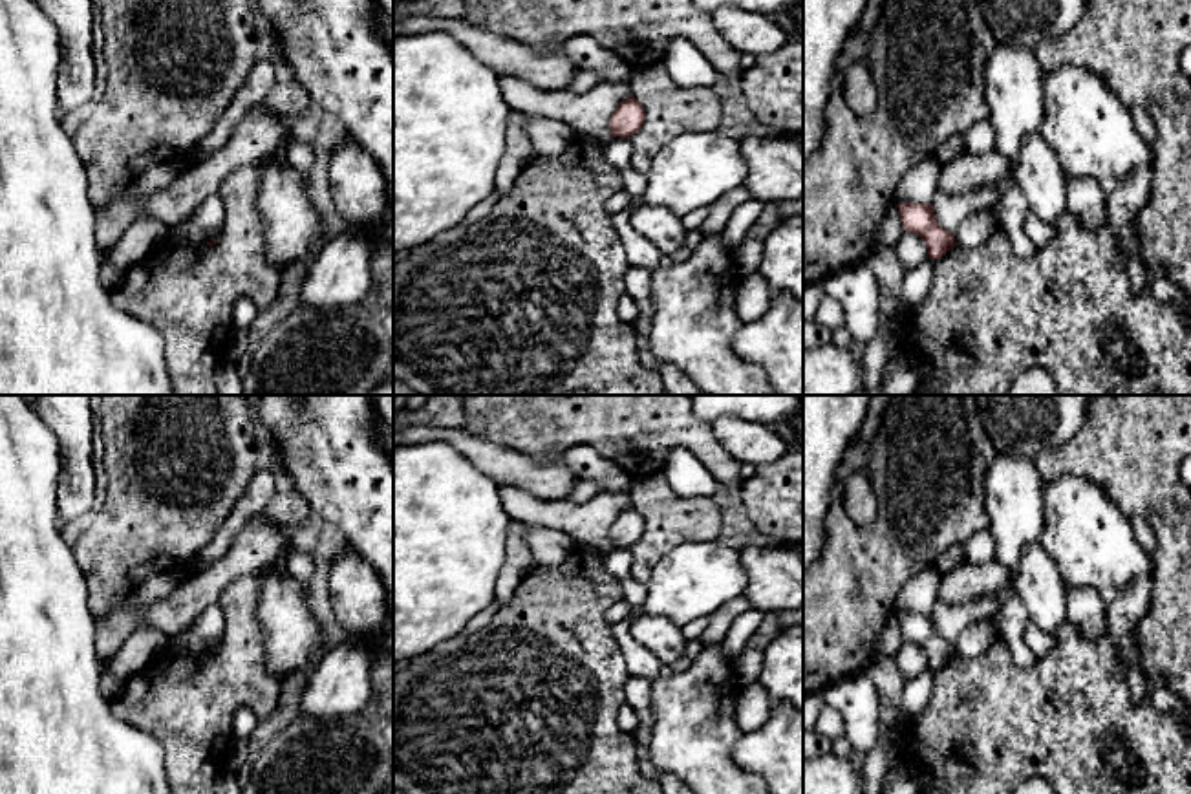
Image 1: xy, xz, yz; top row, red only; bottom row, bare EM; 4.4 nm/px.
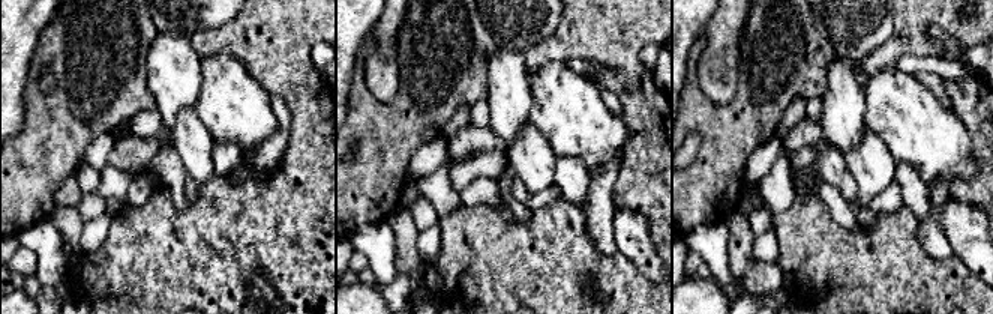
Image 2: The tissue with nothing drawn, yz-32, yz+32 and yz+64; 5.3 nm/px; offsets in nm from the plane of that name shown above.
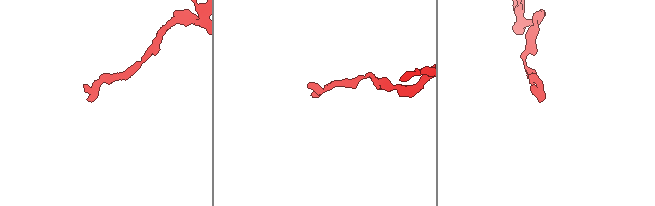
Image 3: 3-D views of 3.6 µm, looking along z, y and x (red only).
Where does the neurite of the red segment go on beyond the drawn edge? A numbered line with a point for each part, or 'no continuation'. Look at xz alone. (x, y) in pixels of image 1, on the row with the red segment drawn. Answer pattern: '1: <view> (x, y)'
no continuation

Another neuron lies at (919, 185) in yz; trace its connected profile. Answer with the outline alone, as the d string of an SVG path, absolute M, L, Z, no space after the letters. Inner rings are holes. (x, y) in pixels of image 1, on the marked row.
M931 156L911 166L895 190L895 205L900 203L931 203L940 177L940 161Z

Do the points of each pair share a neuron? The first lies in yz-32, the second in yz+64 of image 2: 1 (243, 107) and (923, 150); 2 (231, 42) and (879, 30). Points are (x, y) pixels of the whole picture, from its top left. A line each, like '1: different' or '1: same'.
1: same
2: different

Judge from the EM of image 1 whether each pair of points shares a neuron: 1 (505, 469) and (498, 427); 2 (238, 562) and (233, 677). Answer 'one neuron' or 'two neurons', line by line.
1: two neurons
2: two neurons

